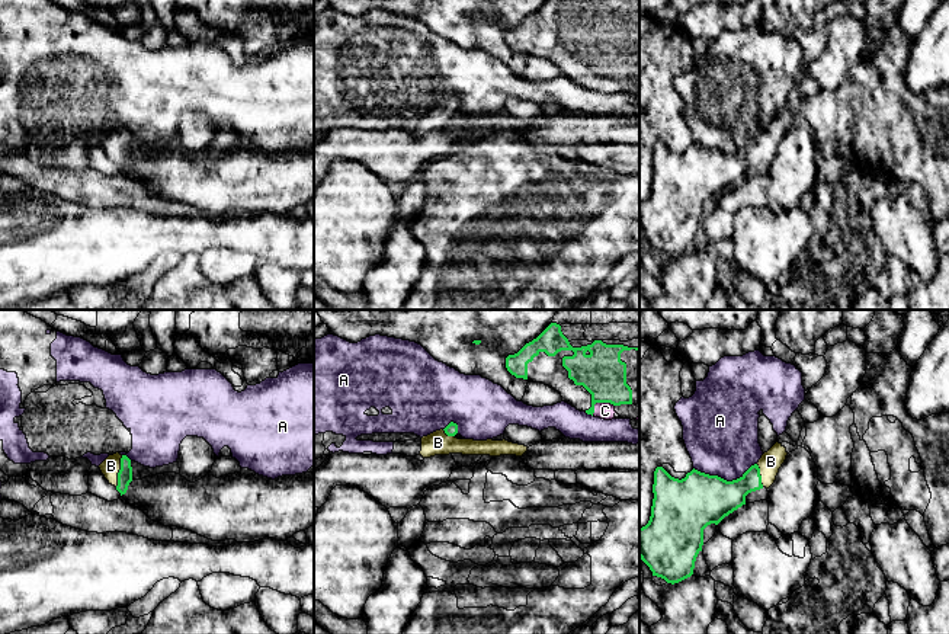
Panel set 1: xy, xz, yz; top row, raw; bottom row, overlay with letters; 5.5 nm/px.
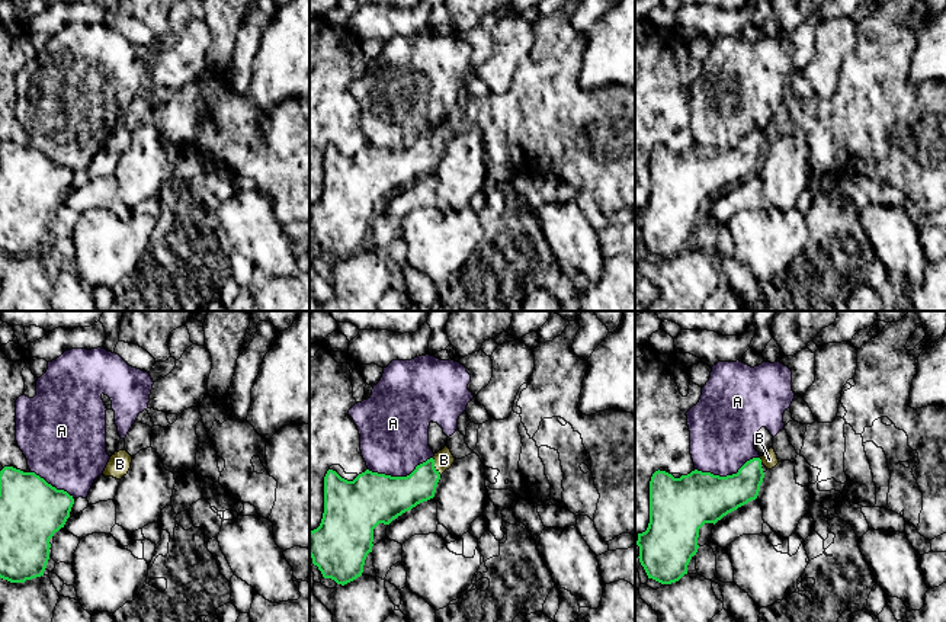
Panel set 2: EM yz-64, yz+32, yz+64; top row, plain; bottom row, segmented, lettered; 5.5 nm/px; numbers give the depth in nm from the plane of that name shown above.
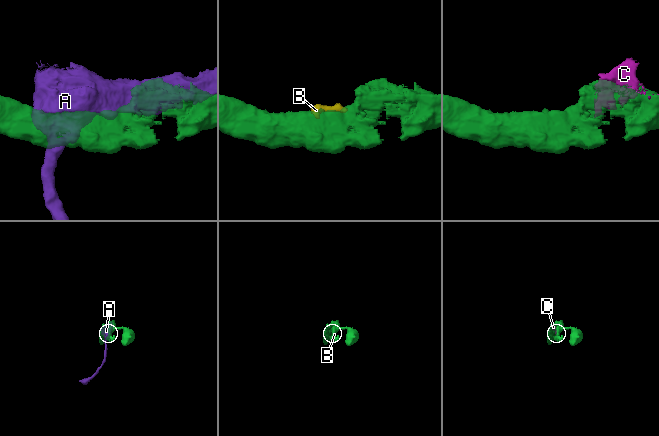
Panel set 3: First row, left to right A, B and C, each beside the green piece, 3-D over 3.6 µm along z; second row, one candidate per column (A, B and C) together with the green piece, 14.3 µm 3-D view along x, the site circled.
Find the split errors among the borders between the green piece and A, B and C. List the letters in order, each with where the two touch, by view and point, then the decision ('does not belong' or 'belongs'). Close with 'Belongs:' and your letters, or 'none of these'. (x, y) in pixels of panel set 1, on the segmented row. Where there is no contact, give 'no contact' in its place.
A: meets green in yz at (724, 480); does not belong
B: meets green in xy at (119, 471); belongs
C: meets green in xz at (599, 402); belongs
Belongs: B, C

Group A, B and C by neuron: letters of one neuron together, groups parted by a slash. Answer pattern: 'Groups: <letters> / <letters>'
Groups: A / B C

